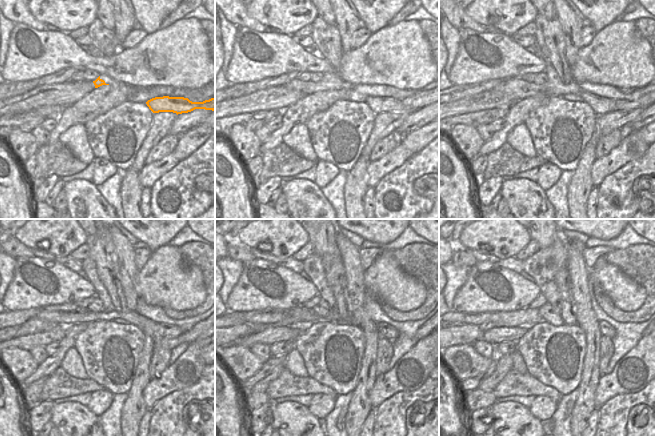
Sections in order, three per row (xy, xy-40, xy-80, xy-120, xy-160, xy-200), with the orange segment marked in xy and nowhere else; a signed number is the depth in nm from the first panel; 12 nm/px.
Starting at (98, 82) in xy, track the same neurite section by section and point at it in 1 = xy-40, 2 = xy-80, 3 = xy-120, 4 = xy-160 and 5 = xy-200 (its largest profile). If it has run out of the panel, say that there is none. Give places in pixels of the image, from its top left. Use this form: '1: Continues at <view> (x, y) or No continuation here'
1: Continues at xy-40 (307, 88)
2: Continues at xy-80 (517, 88)
3: Continues at xy-120 (65, 314)
4: Continues at xy-160 (268, 317)
5: Continues at xy-200 (479, 319)

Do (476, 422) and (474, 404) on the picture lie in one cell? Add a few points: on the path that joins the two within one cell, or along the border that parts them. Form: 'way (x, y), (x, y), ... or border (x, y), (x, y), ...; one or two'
border (490, 406), (468, 412); two

